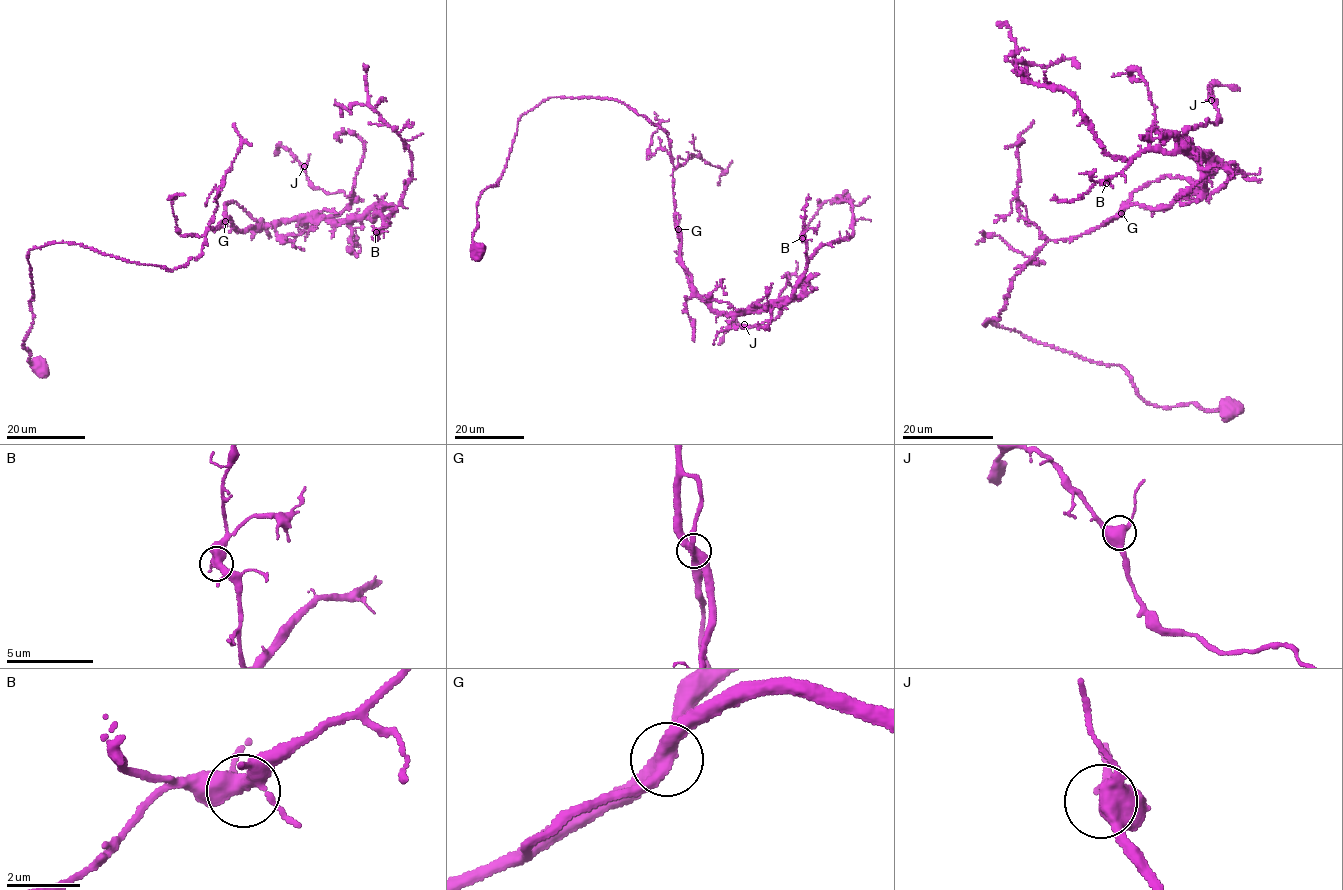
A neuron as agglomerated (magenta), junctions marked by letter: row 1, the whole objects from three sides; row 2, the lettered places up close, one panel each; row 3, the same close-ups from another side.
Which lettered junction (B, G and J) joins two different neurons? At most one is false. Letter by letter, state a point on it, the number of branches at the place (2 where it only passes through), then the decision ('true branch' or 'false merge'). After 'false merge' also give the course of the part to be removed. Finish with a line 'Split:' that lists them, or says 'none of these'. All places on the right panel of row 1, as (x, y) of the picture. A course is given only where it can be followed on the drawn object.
B: at (1106, 183); 4 branches meet; true branch
G: at (1121, 213); 4 branches meet; true branch
J: at (1211, 100); 4 branches meet; true branch
Split: none of these

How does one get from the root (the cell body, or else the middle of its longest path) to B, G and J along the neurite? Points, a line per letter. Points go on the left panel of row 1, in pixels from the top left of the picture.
B: (38, 364), (22, 346), (31, 249), (73, 242), (172, 270), (230, 218), (241, 231), (379, 213), (376, 232)
G: (38, 364), (22, 346), (33, 317), (31, 249), (73, 242), (175, 270), (201, 254), (208, 224), (225, 221)
J: (38, 364), (31, 249), (175, 270), (208, 224), (357, 200), (304, 166)

